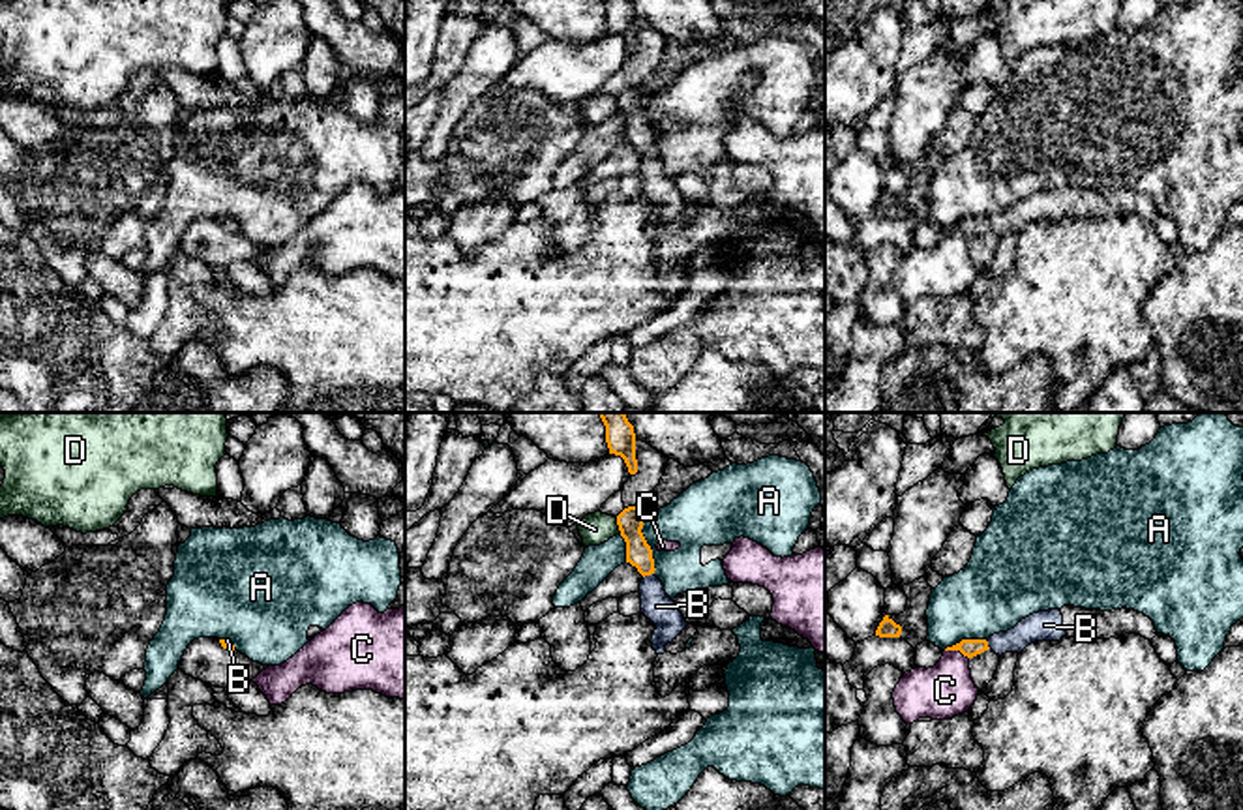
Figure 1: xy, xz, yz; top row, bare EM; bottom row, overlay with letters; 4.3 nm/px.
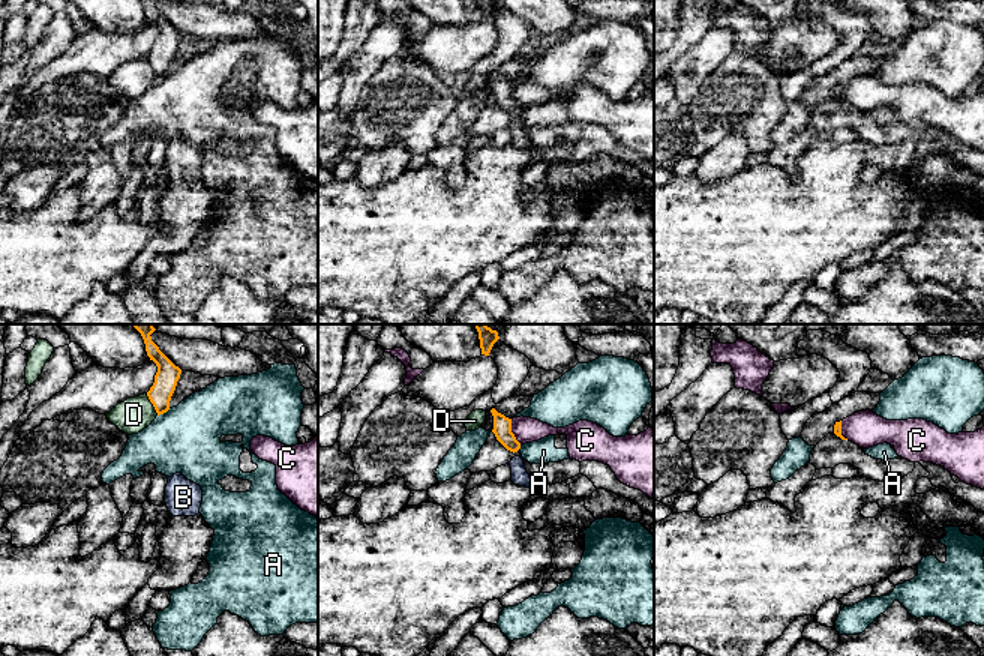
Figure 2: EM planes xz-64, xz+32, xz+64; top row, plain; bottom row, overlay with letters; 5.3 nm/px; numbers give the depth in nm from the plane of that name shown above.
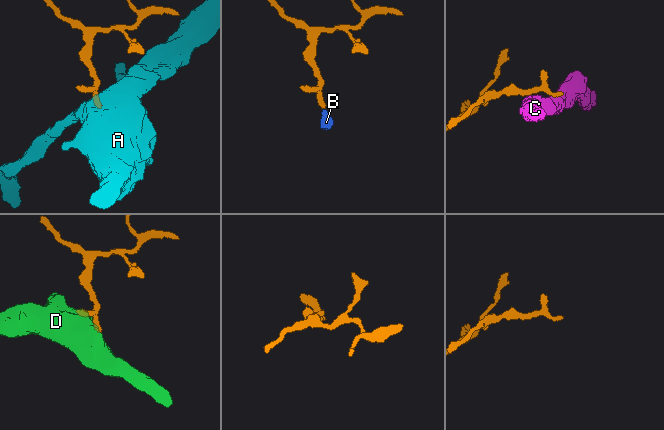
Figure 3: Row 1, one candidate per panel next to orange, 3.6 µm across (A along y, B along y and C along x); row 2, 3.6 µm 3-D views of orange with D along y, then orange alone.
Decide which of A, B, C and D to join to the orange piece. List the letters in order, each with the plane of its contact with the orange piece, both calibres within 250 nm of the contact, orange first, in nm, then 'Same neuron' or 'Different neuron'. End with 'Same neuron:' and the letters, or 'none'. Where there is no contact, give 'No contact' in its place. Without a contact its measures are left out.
A: Touches orange in xz. Thickness 110 nm (orange) against 240 nm. Different neuron
B: Touches orange in xz. Thickness 110 nm (orange) against 140 nm. Same neuron
C: Touches orange in yz. Thickness 80 nm (orange) against 240 nm. Different neuron
D: Touches orange in xz. Thickness 110 nm (orange) against 140 nm. Different neuron
Same neuron: B

